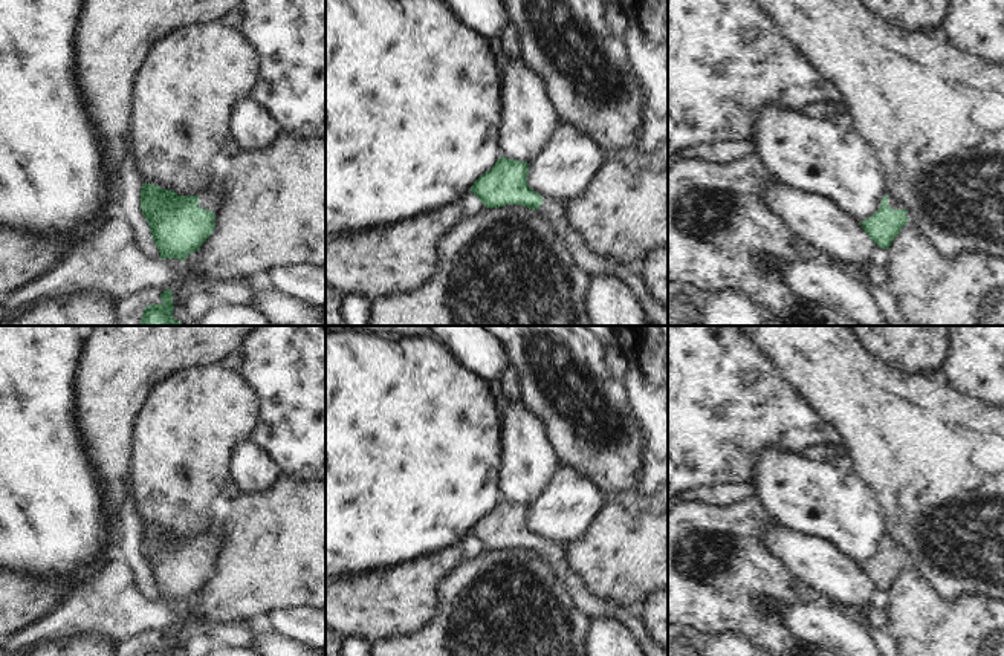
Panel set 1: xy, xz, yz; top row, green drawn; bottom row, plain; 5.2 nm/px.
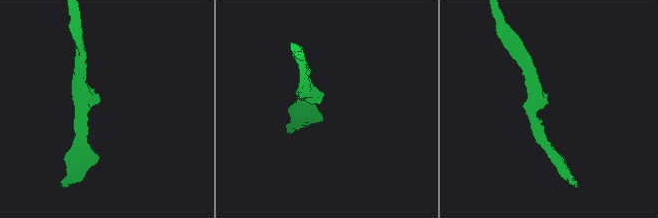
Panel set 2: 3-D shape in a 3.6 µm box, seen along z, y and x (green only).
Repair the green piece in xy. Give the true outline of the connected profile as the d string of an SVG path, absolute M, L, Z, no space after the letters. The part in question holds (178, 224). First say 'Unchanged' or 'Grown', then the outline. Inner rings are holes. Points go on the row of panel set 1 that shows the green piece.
Grown. M142 183L141 209L147 219L160 258L179 258L200 249L215 228L215 213L223 197L208 191L199 196L179 196L154 183Z

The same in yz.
Grown. M885 194L880 208L860 225L870 239L883 249L889 249L892 240L908 225L909 213L894 196Z

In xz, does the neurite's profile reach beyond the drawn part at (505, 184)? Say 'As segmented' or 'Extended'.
Extended

